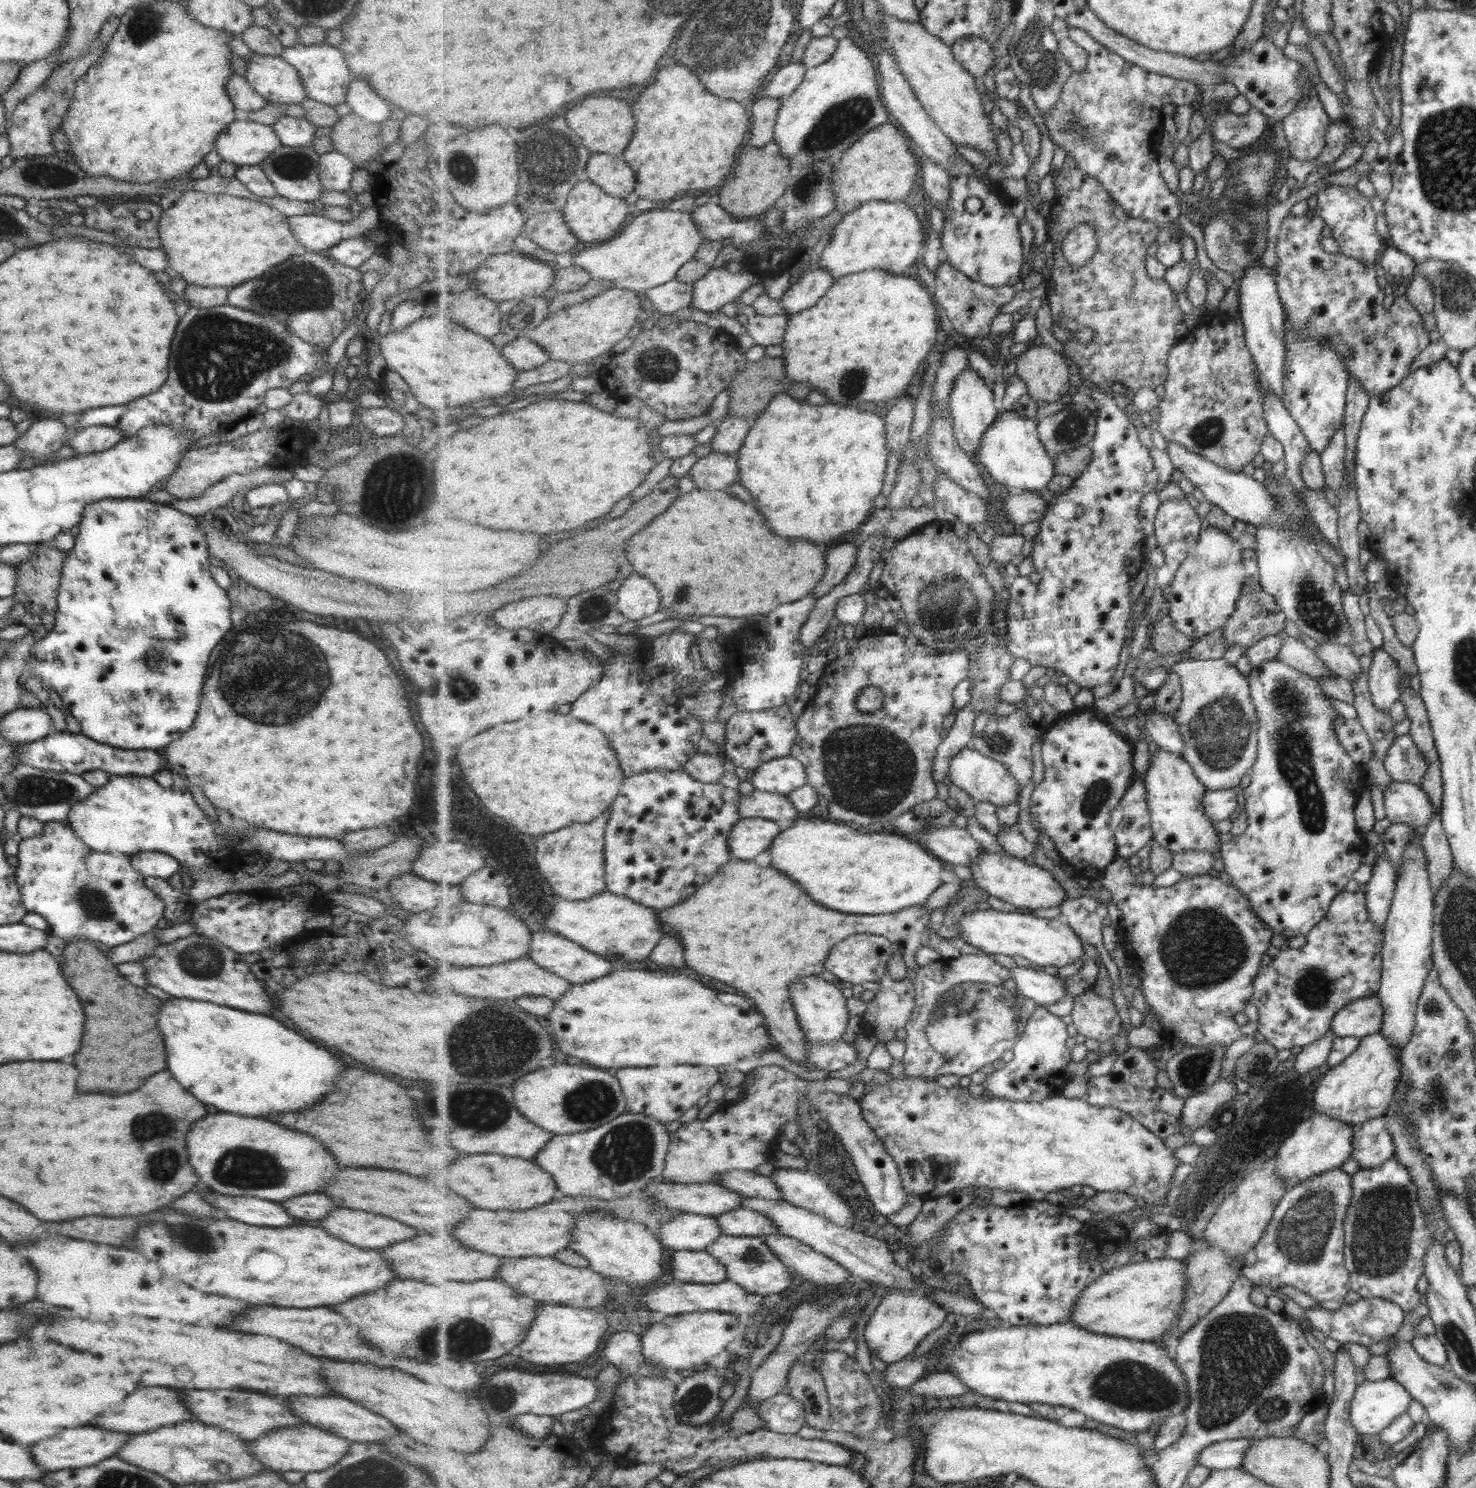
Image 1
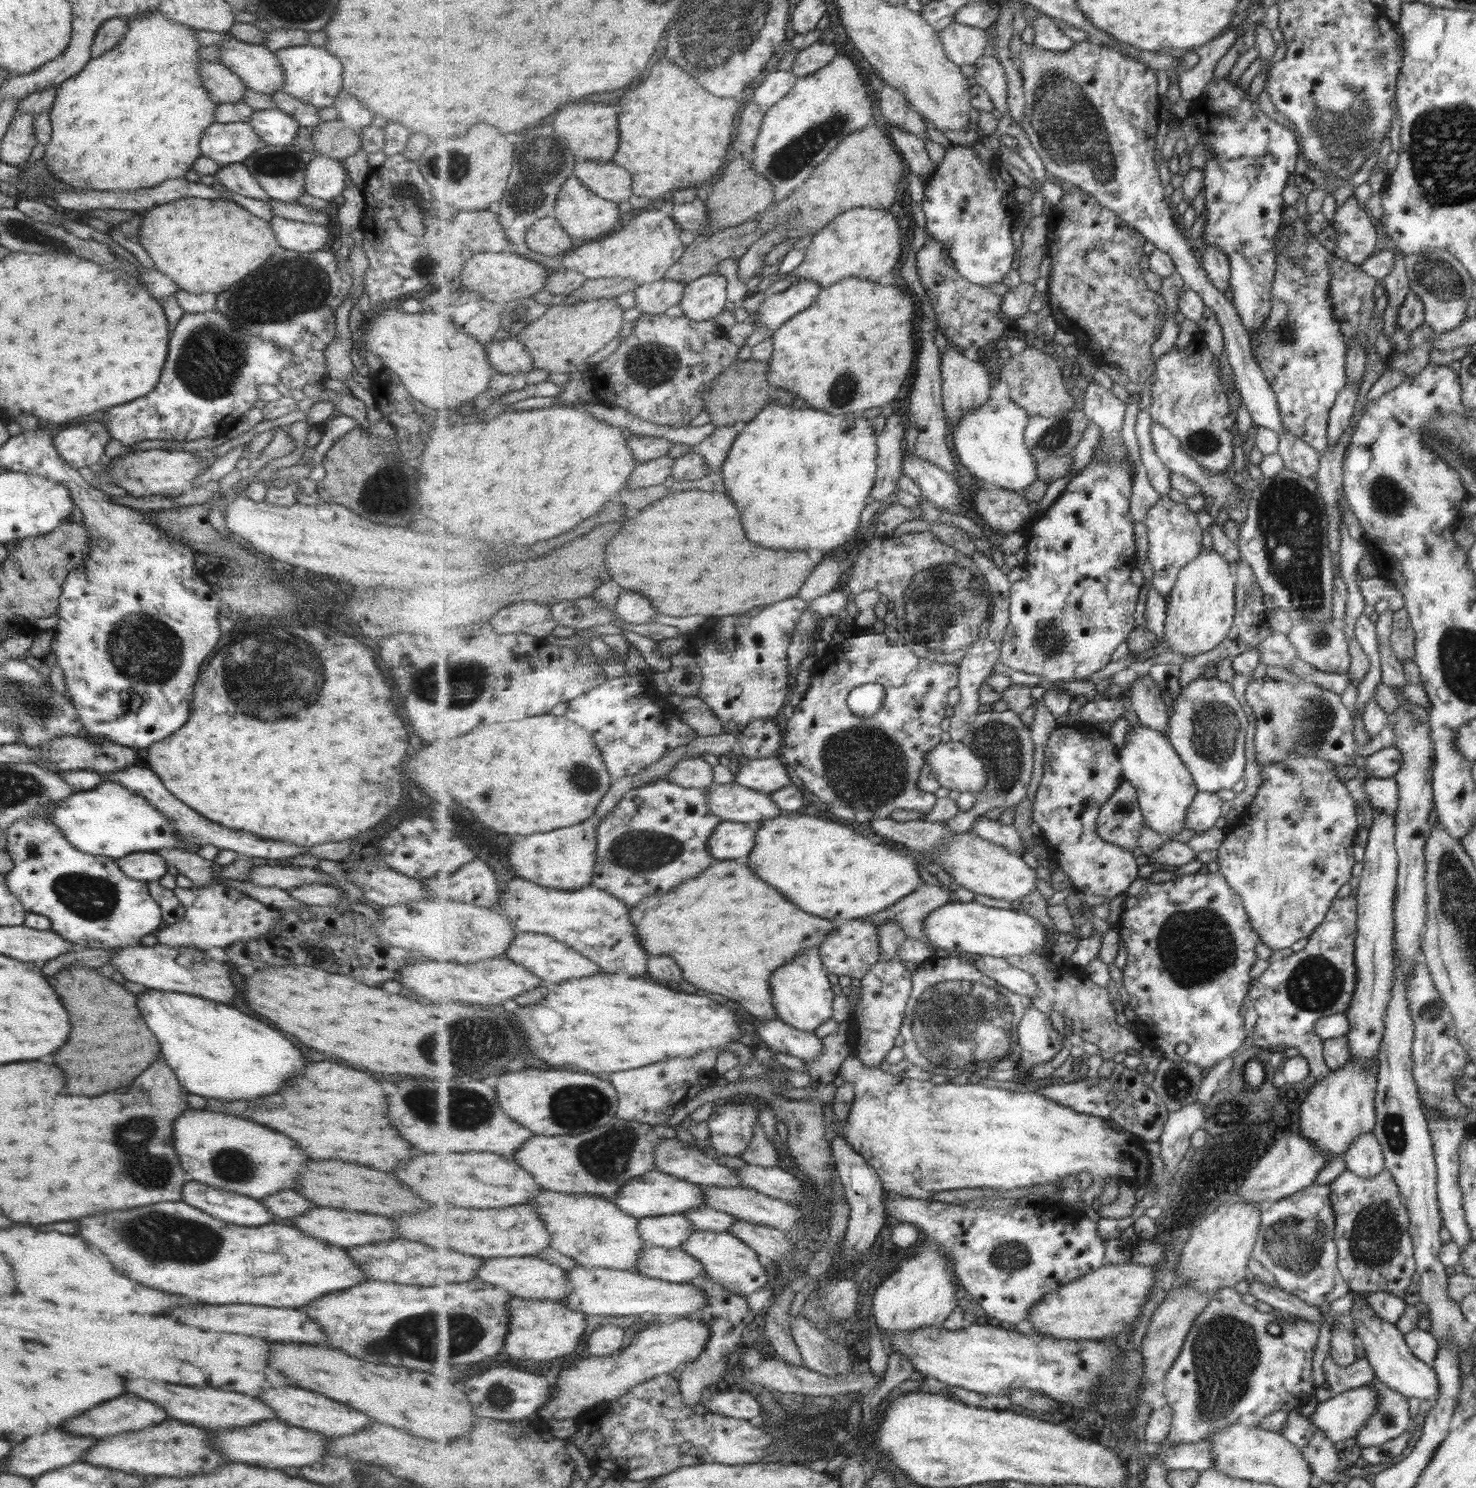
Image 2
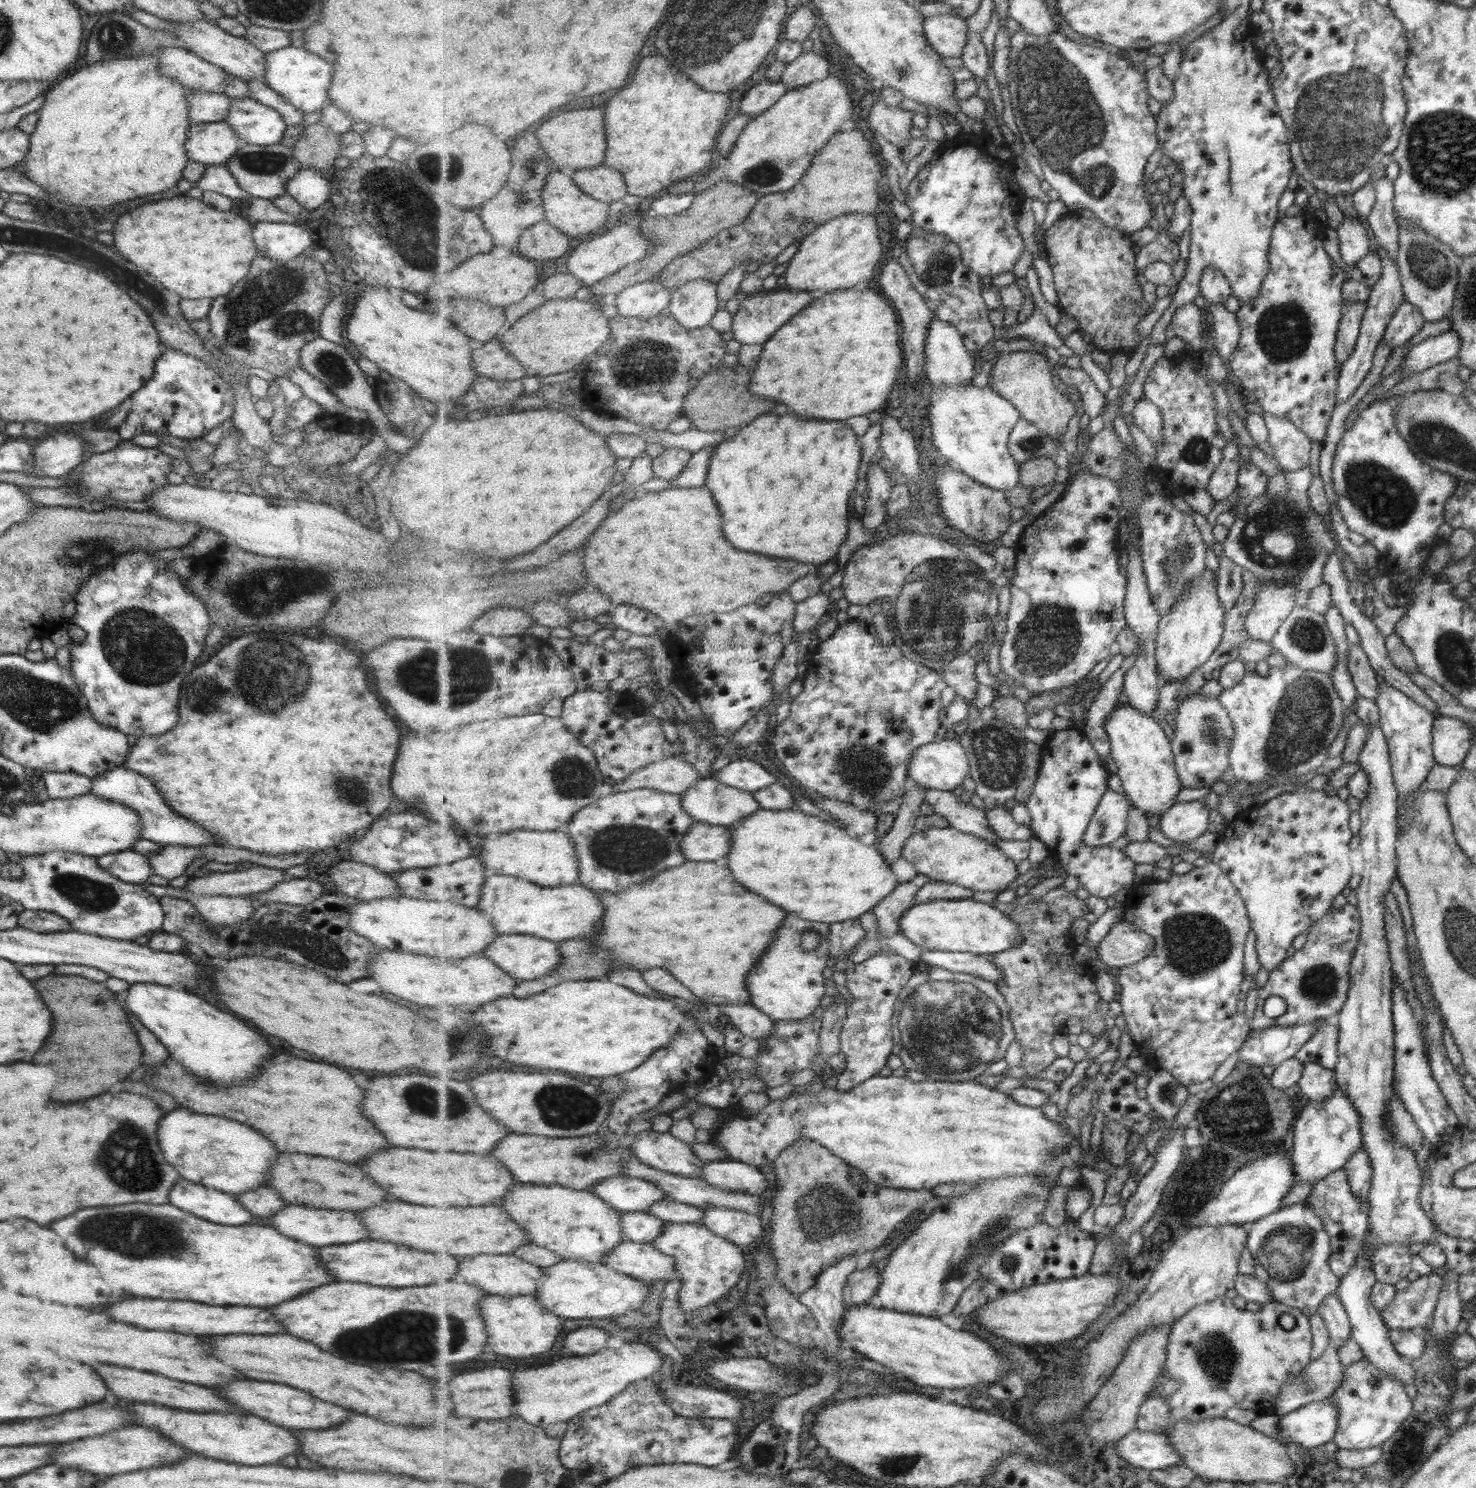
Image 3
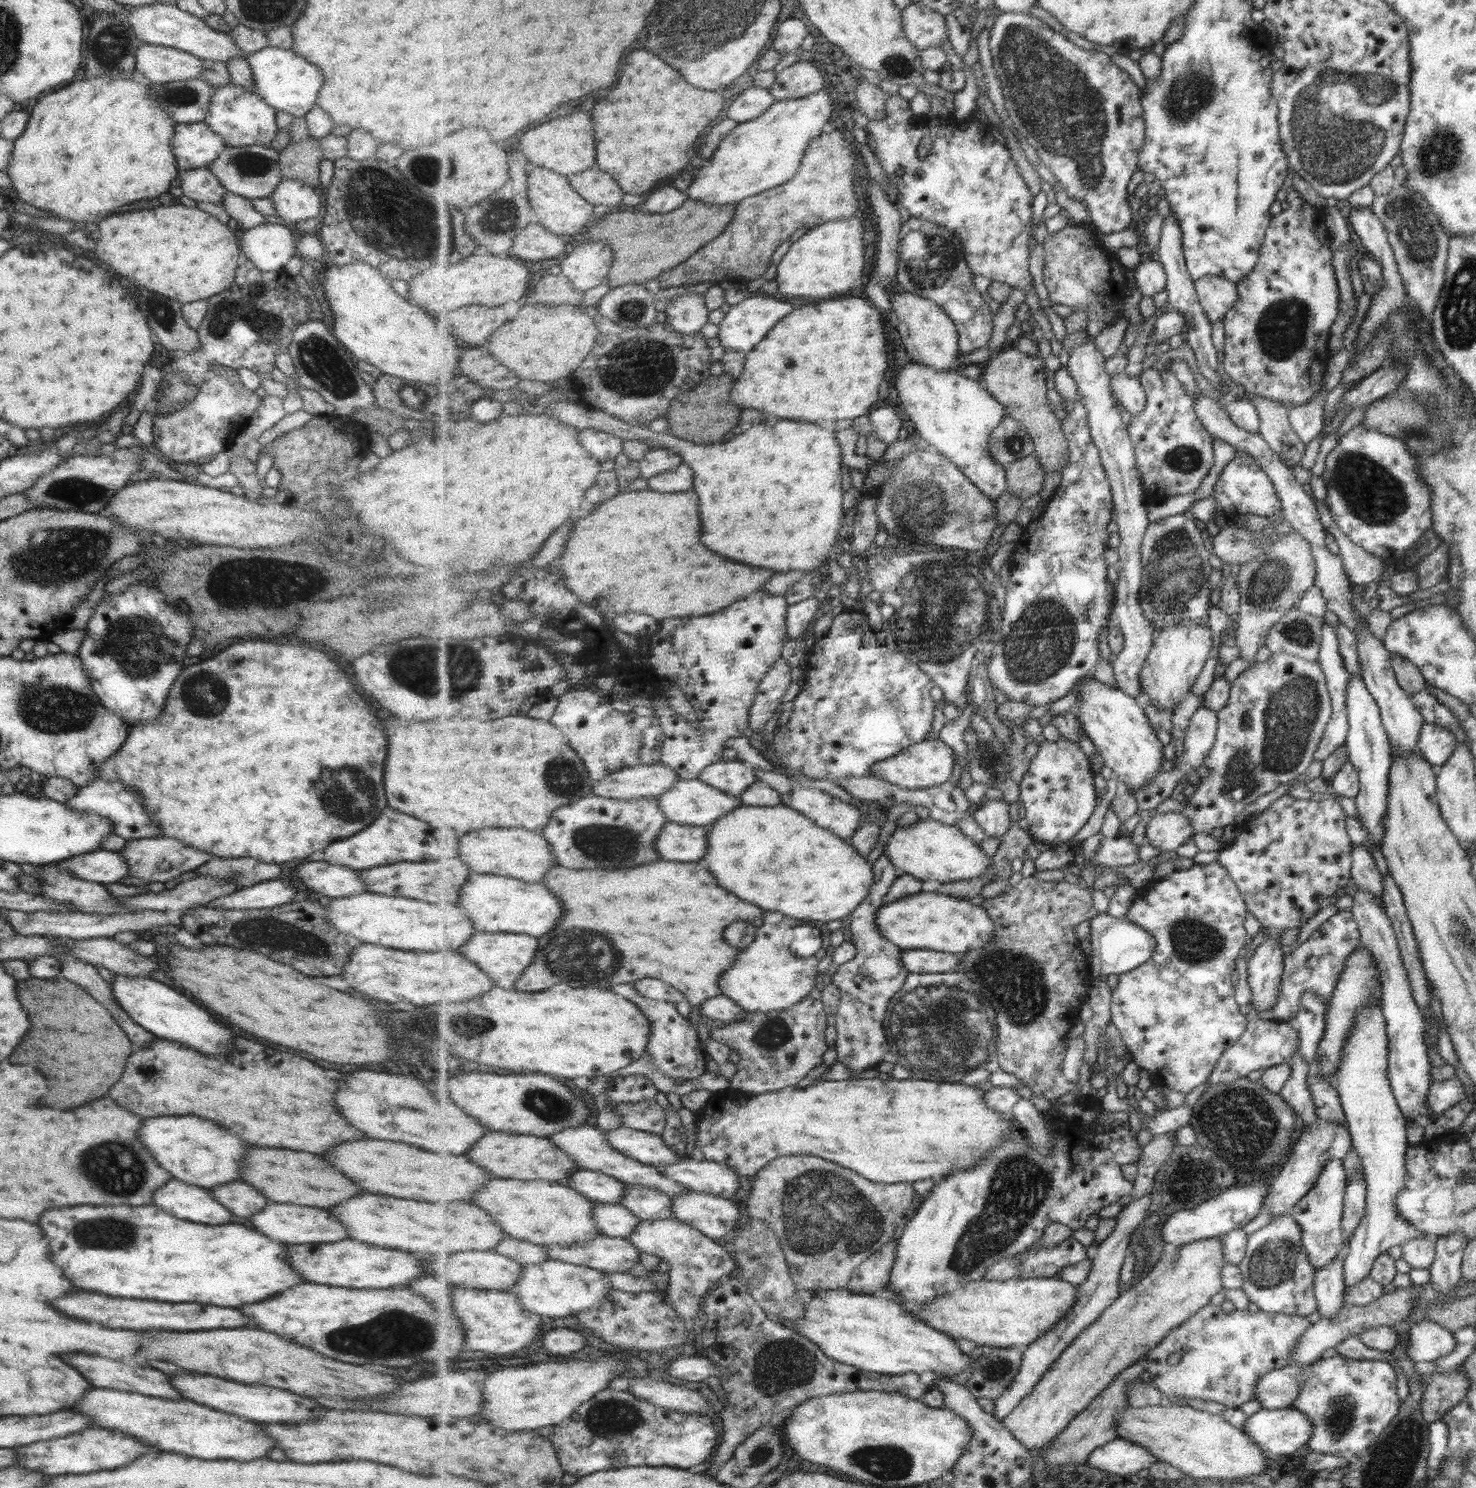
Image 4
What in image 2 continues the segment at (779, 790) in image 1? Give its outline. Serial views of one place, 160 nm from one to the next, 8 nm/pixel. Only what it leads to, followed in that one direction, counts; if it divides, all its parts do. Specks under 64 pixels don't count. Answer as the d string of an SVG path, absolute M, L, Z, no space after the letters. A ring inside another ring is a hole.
M779 756L748 761L740 766L733 782L765 793L784 789L792 783Z

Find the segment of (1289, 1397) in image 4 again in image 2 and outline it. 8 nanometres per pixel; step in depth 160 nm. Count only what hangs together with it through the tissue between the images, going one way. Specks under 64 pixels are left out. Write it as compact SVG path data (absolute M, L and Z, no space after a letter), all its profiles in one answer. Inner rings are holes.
M1326 1356L1321 1364L1321 1372L1325 1382L1315 1388L1314 1398L1317 1402L1327 1400L1353 1388L1363 1387L1367 1382L1373 1382L1376 1379L1373 1369L1365 1358L1342 1367L1334 1364L1333 1360Z

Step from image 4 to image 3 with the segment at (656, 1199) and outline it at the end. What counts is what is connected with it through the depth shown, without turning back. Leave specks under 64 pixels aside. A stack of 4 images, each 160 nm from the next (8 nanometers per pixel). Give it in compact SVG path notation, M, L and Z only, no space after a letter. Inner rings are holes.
M663 1199L650 1206L649 1214L668 1223L701 1223L704 1217L702 1207L685 1202Z

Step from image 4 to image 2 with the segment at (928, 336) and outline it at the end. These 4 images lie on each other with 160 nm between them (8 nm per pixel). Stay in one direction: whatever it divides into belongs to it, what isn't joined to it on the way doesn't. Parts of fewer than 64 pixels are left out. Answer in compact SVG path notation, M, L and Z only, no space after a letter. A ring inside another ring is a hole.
M946 346L947 350L941 354L941 373L943 376L943 404L948 420L957 426L961 422L961 418L965 418L965 414L969 410L977 408L979 405L985 404L989 396L991 396L991 378L985 366L978 361L965 358L957 347Z

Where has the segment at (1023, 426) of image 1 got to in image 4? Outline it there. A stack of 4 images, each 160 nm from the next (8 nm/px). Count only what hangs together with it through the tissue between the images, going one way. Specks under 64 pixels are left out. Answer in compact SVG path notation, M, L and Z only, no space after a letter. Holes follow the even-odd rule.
M912 362L899 372L895 386L899 390L899 398L905 406L905 412L911 416L910 421L914 423L919 437L922 437L930 448L939 451L956 463L968 475L973 484L981 488L981 491L985 492L985 495L993 501L996 502L1007 492L1006 467L991 456L988 442L993 430L997 430L997 426L1001 426L1001 422L1005 422L1009 415L1007 415L1005 406L995 399L991 392L987 391L981 379L971 380L966 376L959 376L955 371L943 372L943 370L935 370L935 368Z

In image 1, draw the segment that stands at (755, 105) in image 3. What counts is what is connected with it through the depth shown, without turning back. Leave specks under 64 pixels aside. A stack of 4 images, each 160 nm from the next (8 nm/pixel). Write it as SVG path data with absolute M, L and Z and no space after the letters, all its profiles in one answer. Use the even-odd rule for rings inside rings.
M802 61L790 62L769 79L763 95L781 100L790 97L805 80L807 69Z

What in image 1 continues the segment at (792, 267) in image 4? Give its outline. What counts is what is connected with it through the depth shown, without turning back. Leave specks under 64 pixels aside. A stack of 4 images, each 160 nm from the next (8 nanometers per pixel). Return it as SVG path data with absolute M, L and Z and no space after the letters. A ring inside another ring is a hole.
M869 201L860 209L844 214L835 225L818 266L826 268L835 279L867 270L910 274L916 264L923 261L925 249L925 228L904 201Z

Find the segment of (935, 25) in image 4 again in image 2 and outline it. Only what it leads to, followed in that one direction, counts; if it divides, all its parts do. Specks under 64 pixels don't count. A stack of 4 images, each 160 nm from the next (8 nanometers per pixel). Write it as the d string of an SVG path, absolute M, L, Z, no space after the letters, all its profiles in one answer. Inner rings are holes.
M953 23L939 32L946 54L953 62L975 65L985 54L987 32L983 28Z

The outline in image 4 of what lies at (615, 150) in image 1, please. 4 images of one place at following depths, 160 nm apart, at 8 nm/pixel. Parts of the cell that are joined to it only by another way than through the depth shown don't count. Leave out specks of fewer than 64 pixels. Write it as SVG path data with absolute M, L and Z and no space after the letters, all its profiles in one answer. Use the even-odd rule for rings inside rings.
M577 112L571 116L563 116L561 120L555 118L535 130L525 132L521 138L521 150L529 156L531 166L539 164L539 166L544 166L568 177L597 166L593 132L595 130L593 130L591 114Z

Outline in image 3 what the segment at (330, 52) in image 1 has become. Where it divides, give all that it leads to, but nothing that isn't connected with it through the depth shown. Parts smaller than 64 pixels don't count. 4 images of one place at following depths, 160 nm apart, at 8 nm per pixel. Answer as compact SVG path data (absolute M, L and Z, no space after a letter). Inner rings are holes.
M287 45L279 50L264 53L264 61L264 84L295 110L307 114L328 104L326 92L332 77L331 66L316 54L311 54L302 47Z

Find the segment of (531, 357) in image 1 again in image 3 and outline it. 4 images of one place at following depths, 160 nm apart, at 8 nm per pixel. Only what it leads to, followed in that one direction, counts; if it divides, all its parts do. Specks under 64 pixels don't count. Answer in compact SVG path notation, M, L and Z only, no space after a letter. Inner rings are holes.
M500 339L476 345L473 352L475 371L480 376L489 377L497 381L517 381L528 376L525 368L515 356L511 355Z

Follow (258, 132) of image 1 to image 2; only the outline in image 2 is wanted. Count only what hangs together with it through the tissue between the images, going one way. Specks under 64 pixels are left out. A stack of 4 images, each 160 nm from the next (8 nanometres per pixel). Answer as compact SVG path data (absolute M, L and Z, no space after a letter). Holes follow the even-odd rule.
M247 122L211 123L201 133L199 153L220 166L241 163L260 145L258 136Z

